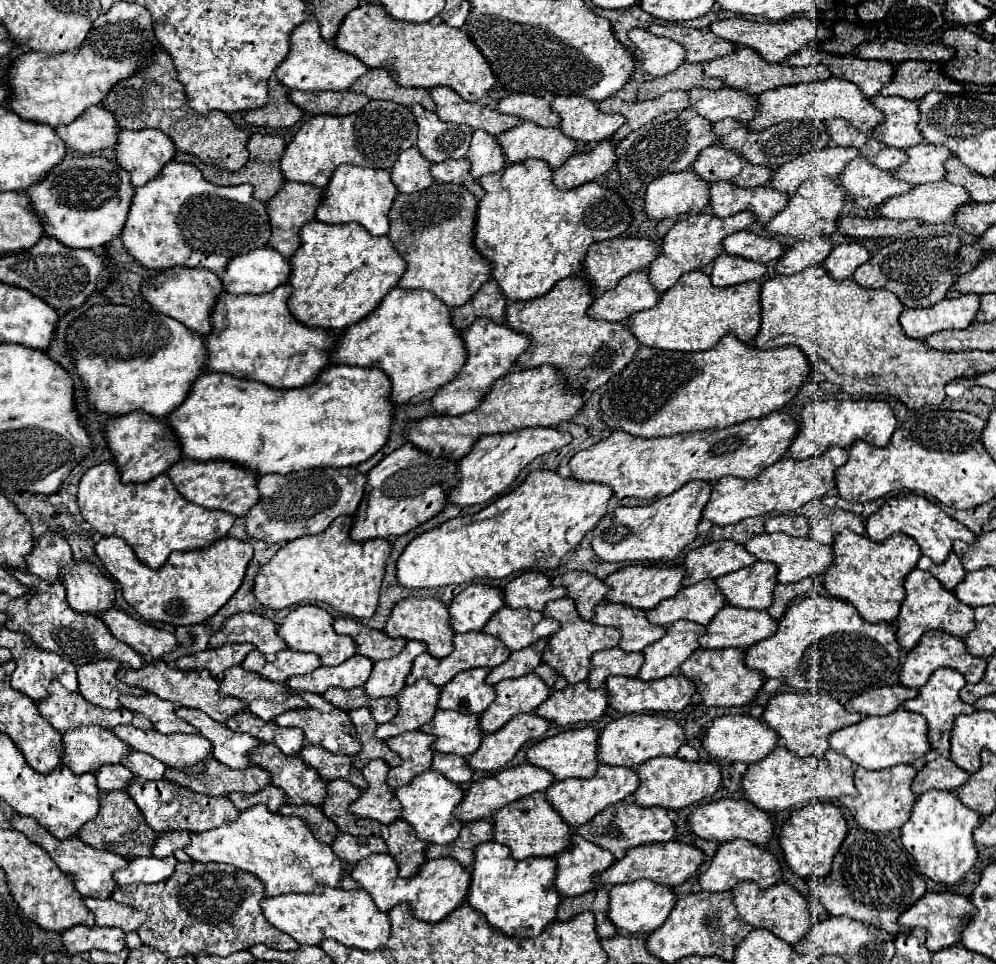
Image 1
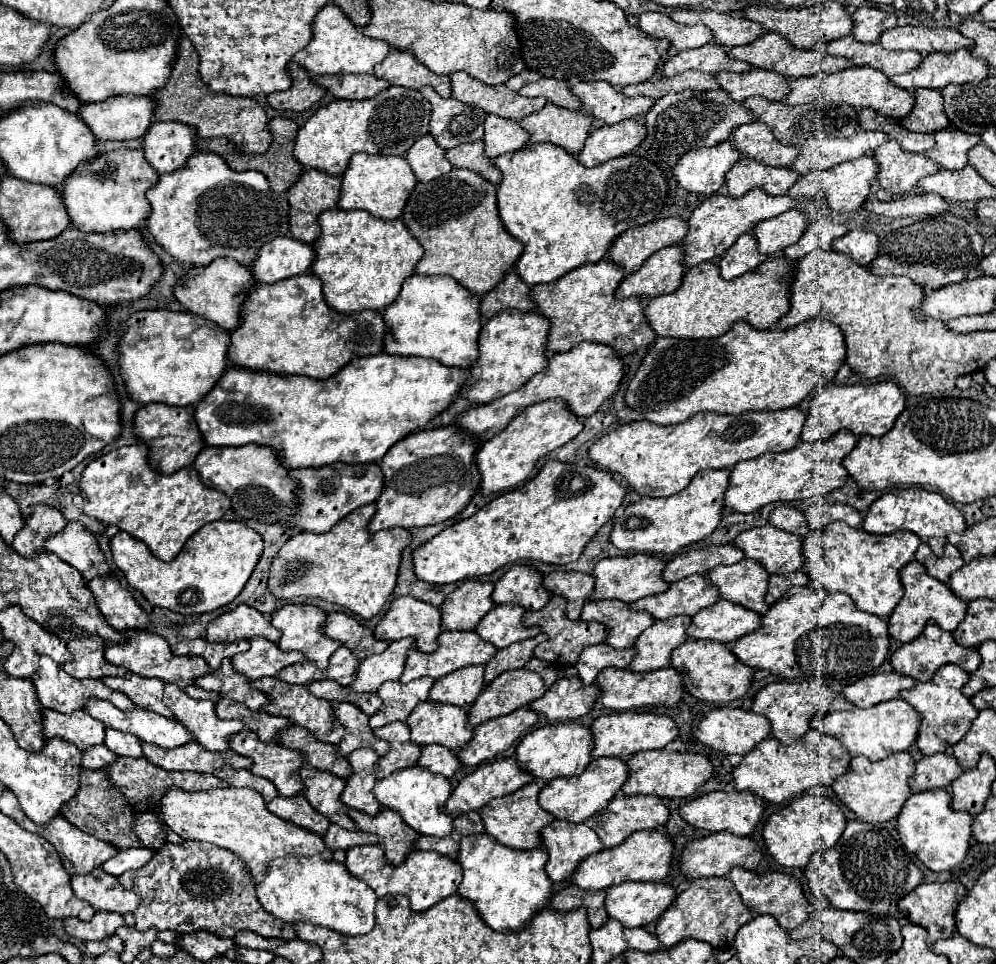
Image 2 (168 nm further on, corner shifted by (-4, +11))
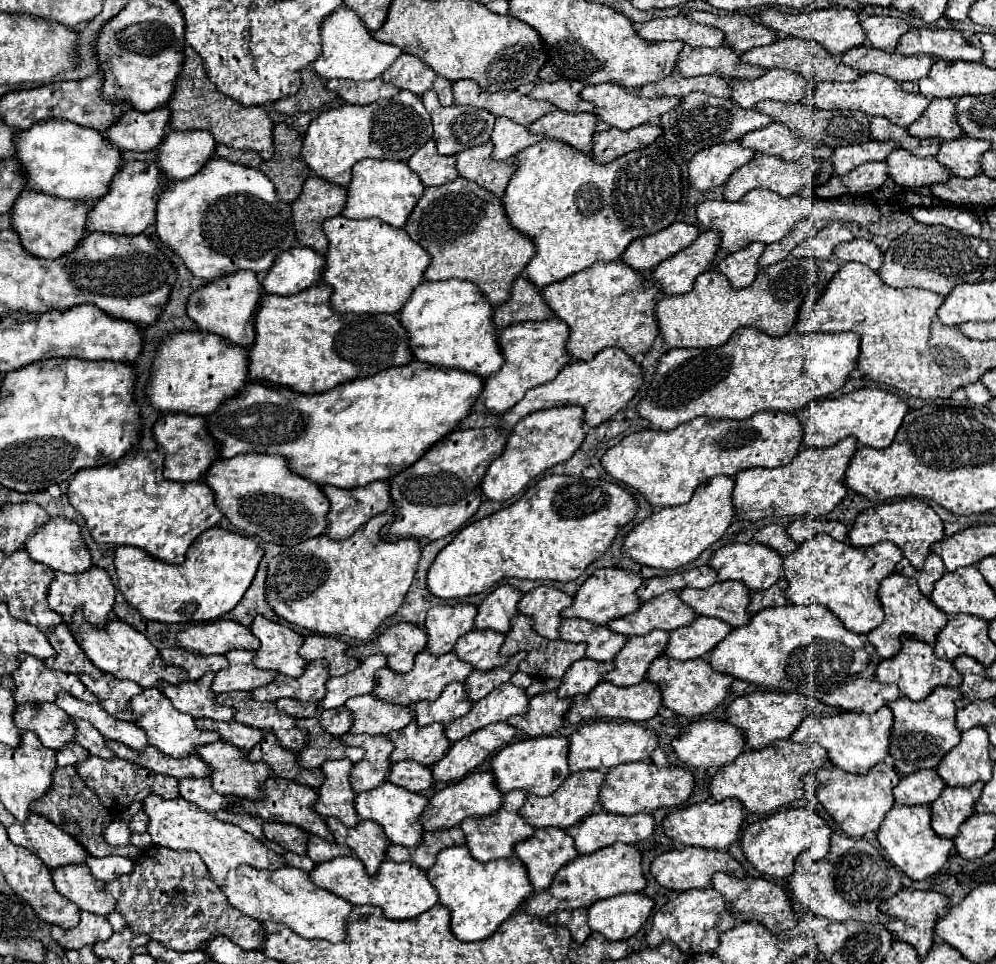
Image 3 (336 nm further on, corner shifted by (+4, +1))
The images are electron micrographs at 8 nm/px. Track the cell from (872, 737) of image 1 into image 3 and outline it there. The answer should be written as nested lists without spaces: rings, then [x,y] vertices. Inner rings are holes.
[[[888,707],[878,709],[874,715],[858,715],[858,713],[846,711],[832,717],[806,717],[800,723],[798,731],[790,735],[790,739],[796,743],[804,743],[806,747],[820,745],[826,749],[832,765],[848,773],[864,773],[872,765],[886,759],[888,741],[890,741],[890,725],[892,725],[892,711]]]

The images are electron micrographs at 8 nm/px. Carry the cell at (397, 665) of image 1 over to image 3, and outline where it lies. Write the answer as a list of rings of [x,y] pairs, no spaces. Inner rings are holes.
[[[370,655],[354,671],[342,677],[332,677],[326,683],[326,695],[320,701],[320,705],[326,709],[334,709],[334,707],[342,707],[354,695],[370,693],[374,689],[374,673],[382,667],[386,667],[386,657]]]

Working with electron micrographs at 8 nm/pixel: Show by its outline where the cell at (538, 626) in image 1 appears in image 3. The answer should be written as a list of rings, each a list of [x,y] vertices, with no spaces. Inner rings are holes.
[[[470,631],[464,637],[458,639],[452,653],[458,655],[458,659],[470,663],[478,671],[490,671],[496,667],[502,667],[508,657],[500,655],[504,635],[496,631]]]

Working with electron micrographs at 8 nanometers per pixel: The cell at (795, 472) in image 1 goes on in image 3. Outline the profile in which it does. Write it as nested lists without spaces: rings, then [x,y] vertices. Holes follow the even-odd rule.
[[[846,437],[844,441],[836,443],[834,447],[824,447],[824,449],[804,449],[800,451],[794,461],[786,467],[776,467],[776,469],[746,469],[736,475],[736,487],[734,487],[734,507],[736,507],[736,517],[756,521],[764,517],[786,517],[786,515],[814,515],[822,517],[828,515],[848,493],[846,487],[846,469],[850,459],[854,457],[858,449],[858,441],[854,437]]]

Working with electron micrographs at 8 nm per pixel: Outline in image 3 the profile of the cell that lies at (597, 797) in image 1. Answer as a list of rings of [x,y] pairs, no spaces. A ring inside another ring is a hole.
[[[582,771],[582,773],[570,773],[566,781],[548,797],[528,795],[526,803],[522,805],[522,819],[530,823],[532,827],[560,827],[568,829],[582,821],[586,815],[590,815],[598,807],[598,793],[600,785],[604,783],[602,771]]]

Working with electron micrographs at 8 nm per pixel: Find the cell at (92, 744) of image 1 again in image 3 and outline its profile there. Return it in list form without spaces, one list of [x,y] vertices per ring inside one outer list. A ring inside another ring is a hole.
[[[22,703],[22,705],[16,705],[14,709],[14,723],[18,729],[24,729],[24,731],[34,731],[38,735],[38,739],[42,741],[44,747],[50,747],[50,749],[60,749],[64,747],[66,743],[74,741],[74,725],[68,721],[68,715],[56,707],[54,703],[42,703],[42,707],[34,707],[34,703]]]

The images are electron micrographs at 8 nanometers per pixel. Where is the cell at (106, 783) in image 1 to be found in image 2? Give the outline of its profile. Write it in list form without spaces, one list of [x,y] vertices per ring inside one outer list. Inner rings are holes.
[[[96,745],[88,751],[84,751],[82,767],[86,767],[86,769],[108,769],[116,759],[118,759],[118,755],[110,753],[110,749],[106,749],[106,745]]]

